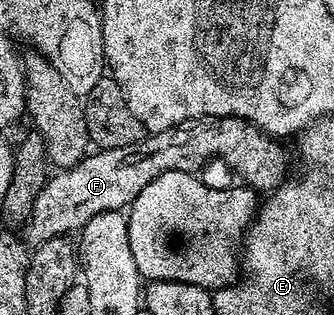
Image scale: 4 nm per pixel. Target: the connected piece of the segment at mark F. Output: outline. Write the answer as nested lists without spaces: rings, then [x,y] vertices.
[[[203,116],[197,120],[187,120],[178,126],[170,126],[161,132],[145,134],[138,142],[130,146],[102,148],[78,161],[72,168],[53,171],[34,198],[31,219],[27,221],[28,236],[32,242],[39,242],[51,236],[68,236],[79,233],[90,218],[103,211],[121,211],[127,209],[142,194],[142,190],[162,174],[167,172],[199,173],[199,168],[207,160],[217,156],[228,168],[233,168],[241,176],[247,187],[260,194],[270,194],[278,185],[289,179],[288,152],[275,136],[266,135],[258,126],[249,120],[237,116]]]

